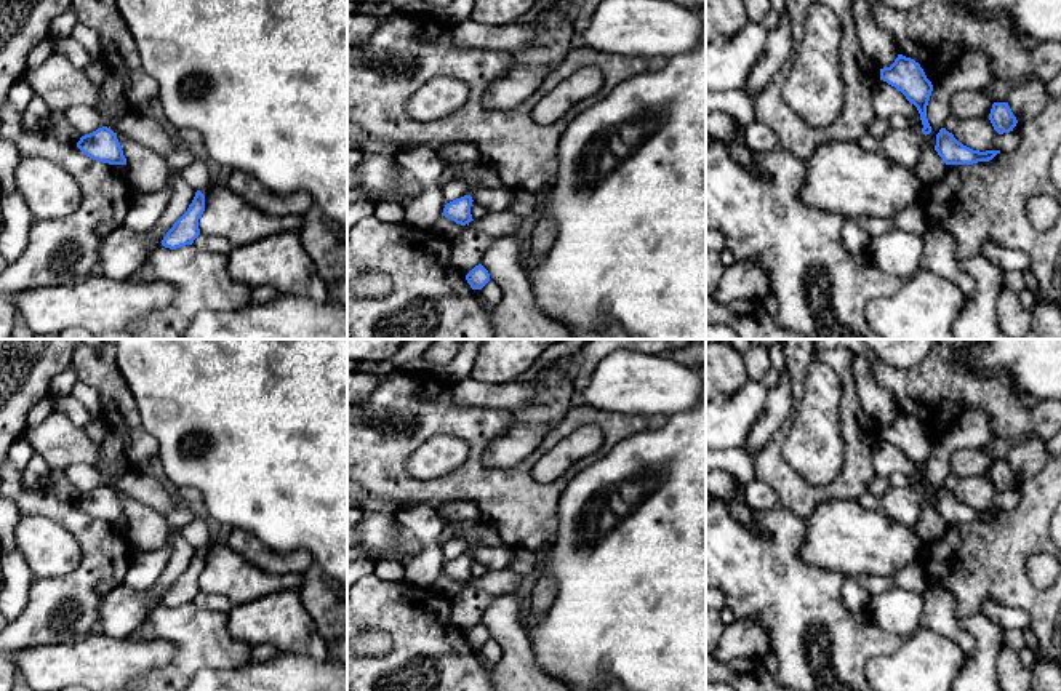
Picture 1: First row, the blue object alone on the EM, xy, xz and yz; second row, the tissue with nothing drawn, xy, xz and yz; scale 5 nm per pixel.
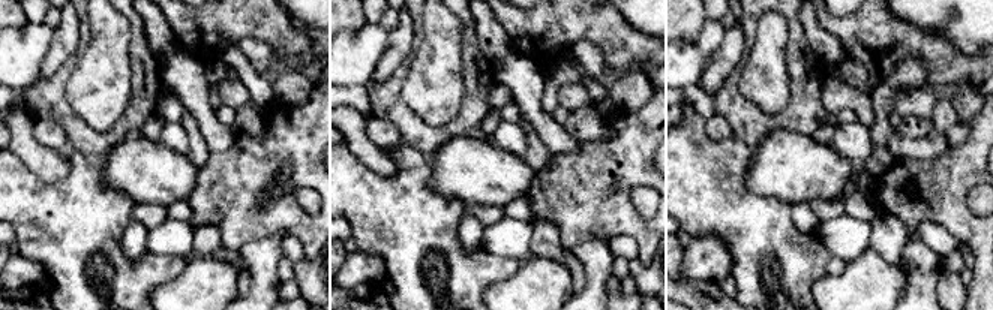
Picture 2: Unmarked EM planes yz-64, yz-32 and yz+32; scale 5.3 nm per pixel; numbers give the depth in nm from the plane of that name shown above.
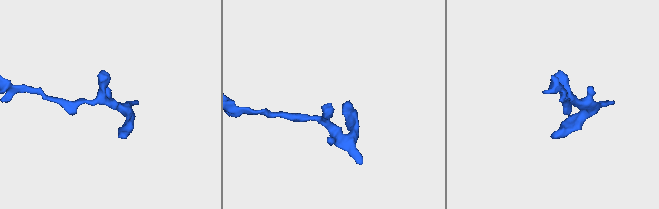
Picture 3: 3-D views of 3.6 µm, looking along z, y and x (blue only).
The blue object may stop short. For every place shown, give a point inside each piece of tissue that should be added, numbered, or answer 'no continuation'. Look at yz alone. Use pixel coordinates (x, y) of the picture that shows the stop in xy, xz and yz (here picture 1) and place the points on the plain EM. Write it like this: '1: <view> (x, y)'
no continuation

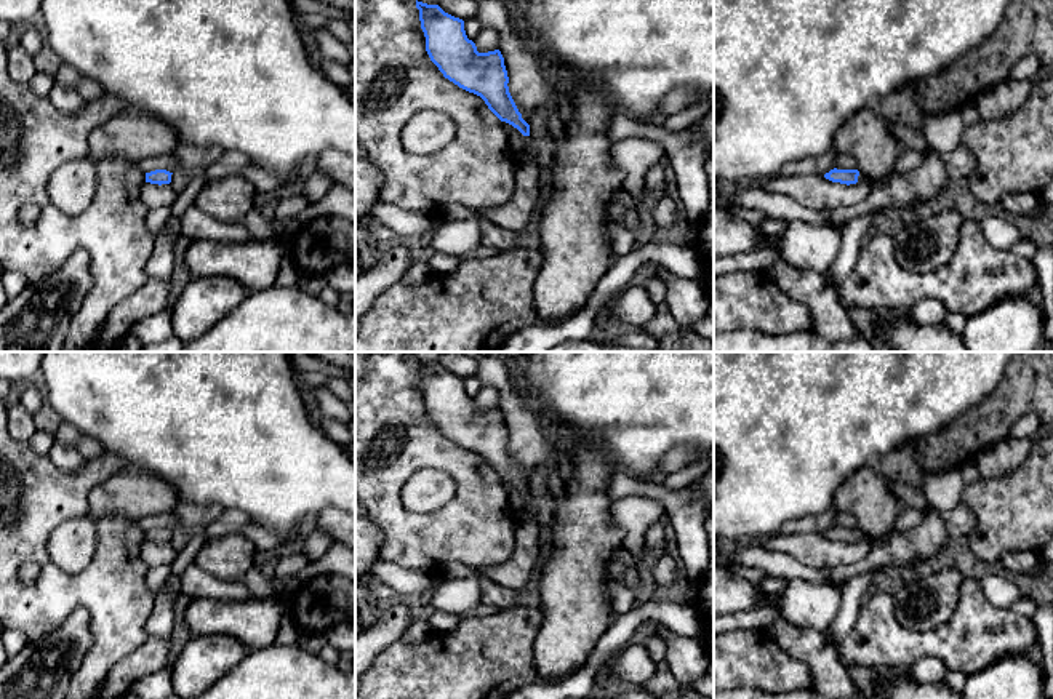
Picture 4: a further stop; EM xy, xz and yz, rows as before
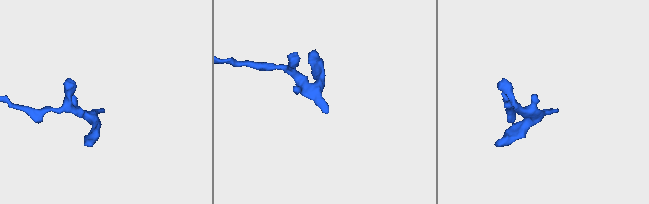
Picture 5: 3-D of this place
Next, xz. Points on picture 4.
1: xz (528, 504)

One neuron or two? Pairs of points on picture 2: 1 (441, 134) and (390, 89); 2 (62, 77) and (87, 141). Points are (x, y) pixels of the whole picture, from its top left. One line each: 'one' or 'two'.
1: one
2: one

